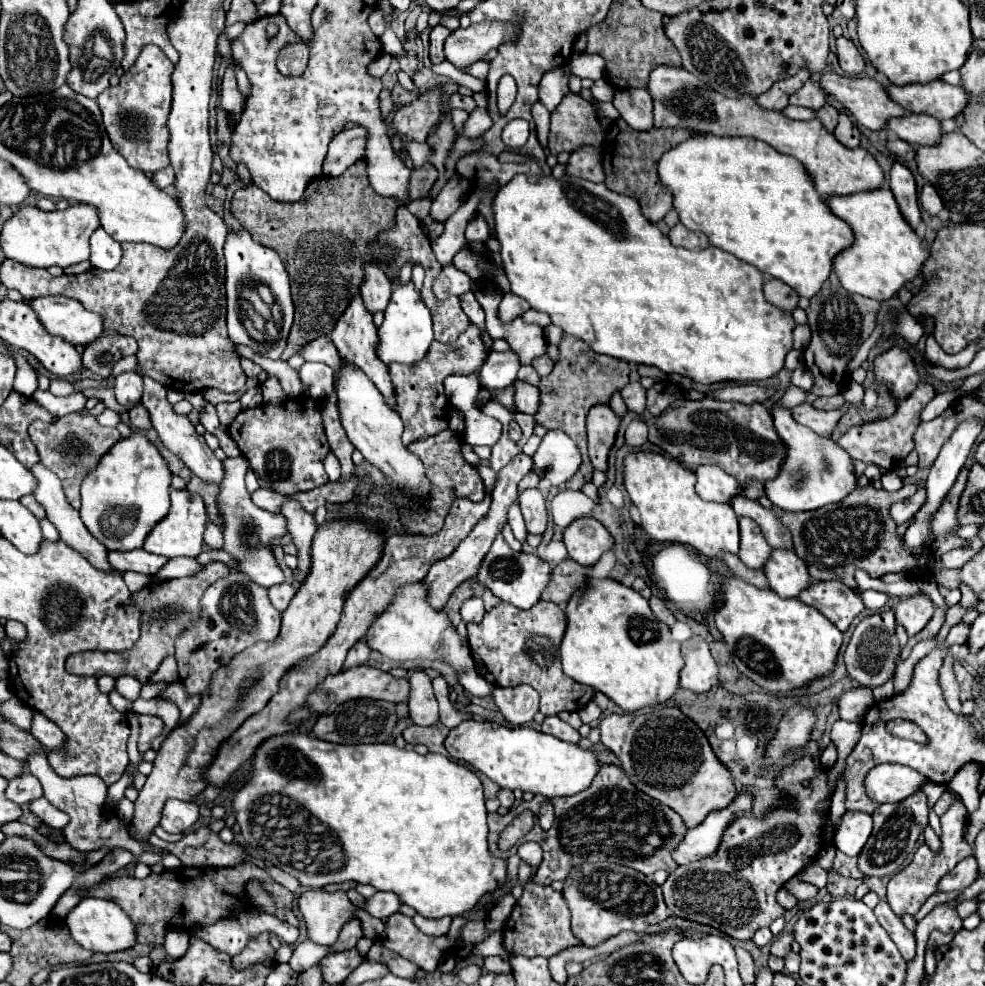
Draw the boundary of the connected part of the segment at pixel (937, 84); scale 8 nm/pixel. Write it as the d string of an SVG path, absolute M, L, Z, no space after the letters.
M942 80L906 86L886 84L886 90L890 92L890 98L908 112L930 114L938 120L954 118L968 104L968 96L962 88L950 86Z

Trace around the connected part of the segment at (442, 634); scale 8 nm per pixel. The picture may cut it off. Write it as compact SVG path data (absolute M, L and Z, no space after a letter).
M412 584L404 586L398 596L388 604L388 608L372 622L372 628L366 632L366 642L372 650L378 650L380 654L404 662L404 660L414 660L414 658L430 658L430 660L446 660L458 674L460 674L460 684L464 686L466 692L472 696L484 698L492 696L494 686L488 684L478 672L474 670L472 654L470 648L460 642L460 636L452 628L450 620L446 614L432 610L428 602L424 600L424 588L422 584Z

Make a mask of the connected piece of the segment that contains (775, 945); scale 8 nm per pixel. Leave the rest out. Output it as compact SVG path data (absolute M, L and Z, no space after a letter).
M788 932L788 934L782 934L780 938L776 938L774 942L772 942L772 954L774 956L780 956L780 958L784 958L788 952L790 952L790 944L792 944L792 940L794 940L794 936L792 936L792 932Z

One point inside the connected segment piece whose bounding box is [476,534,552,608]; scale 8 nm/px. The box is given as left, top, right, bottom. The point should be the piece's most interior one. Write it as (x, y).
(514, 577)

